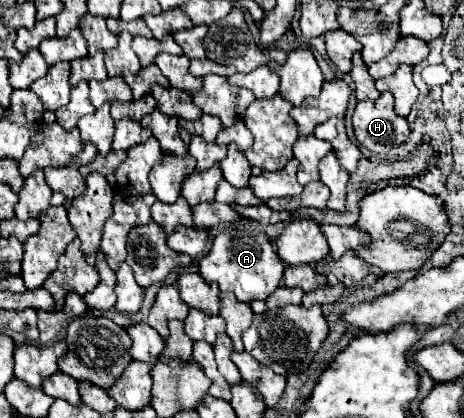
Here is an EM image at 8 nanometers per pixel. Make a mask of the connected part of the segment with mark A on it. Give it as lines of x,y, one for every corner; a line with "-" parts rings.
240,218
240,222
220,228
214,236
210,252
198,262
198,272
208,284
216,282
222,292
234,292
240,302
266,300
280,286
284,268
286,264
276,254
272,240
248,218

